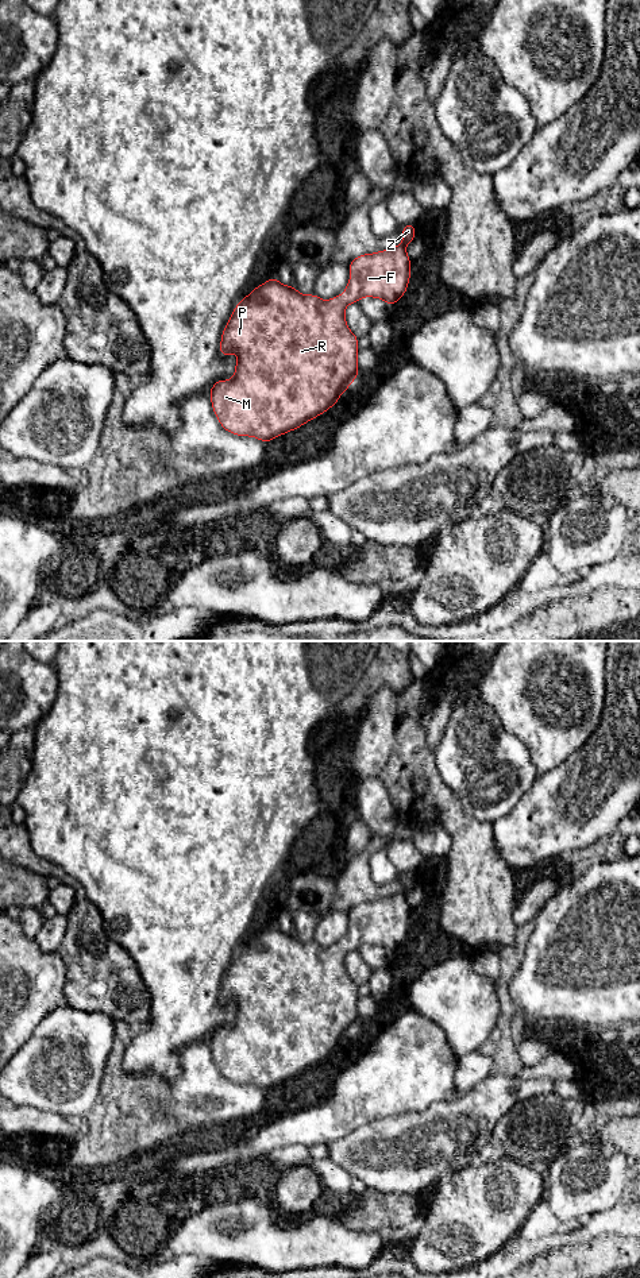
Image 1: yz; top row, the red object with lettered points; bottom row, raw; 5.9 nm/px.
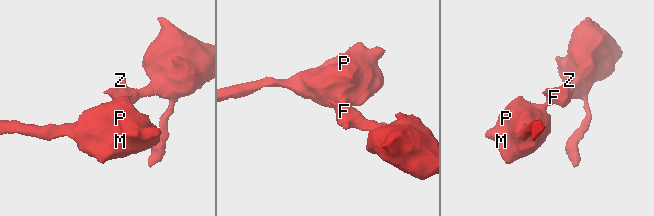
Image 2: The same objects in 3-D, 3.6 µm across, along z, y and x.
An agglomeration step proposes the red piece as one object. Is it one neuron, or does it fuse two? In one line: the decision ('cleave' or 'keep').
keep

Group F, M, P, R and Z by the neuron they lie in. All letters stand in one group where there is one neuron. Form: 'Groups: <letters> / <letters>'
Groups: F M P R Z

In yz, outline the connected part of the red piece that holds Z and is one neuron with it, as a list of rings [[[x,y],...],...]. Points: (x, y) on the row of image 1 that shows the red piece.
[[[415,224],[402,227],[402,244],[363,254],[348,263],[350,282],[342,296],[328,301],[300,294],[274,277],[255,287],[234,309],[223,333],[220,355],[238,354],[231,381],[217,381],[211,391],[221,426],[236,436],[269,443],[327,412],[359,375],[358,337],[348,329],[344,310],[362,297],[382,298],[390,306],[406,291],[410,260],[405,247],[416,238]]]

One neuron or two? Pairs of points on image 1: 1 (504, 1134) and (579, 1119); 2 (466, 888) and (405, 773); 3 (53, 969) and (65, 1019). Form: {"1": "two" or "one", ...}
{"1": "one", "2": "one", "3": "two"}

